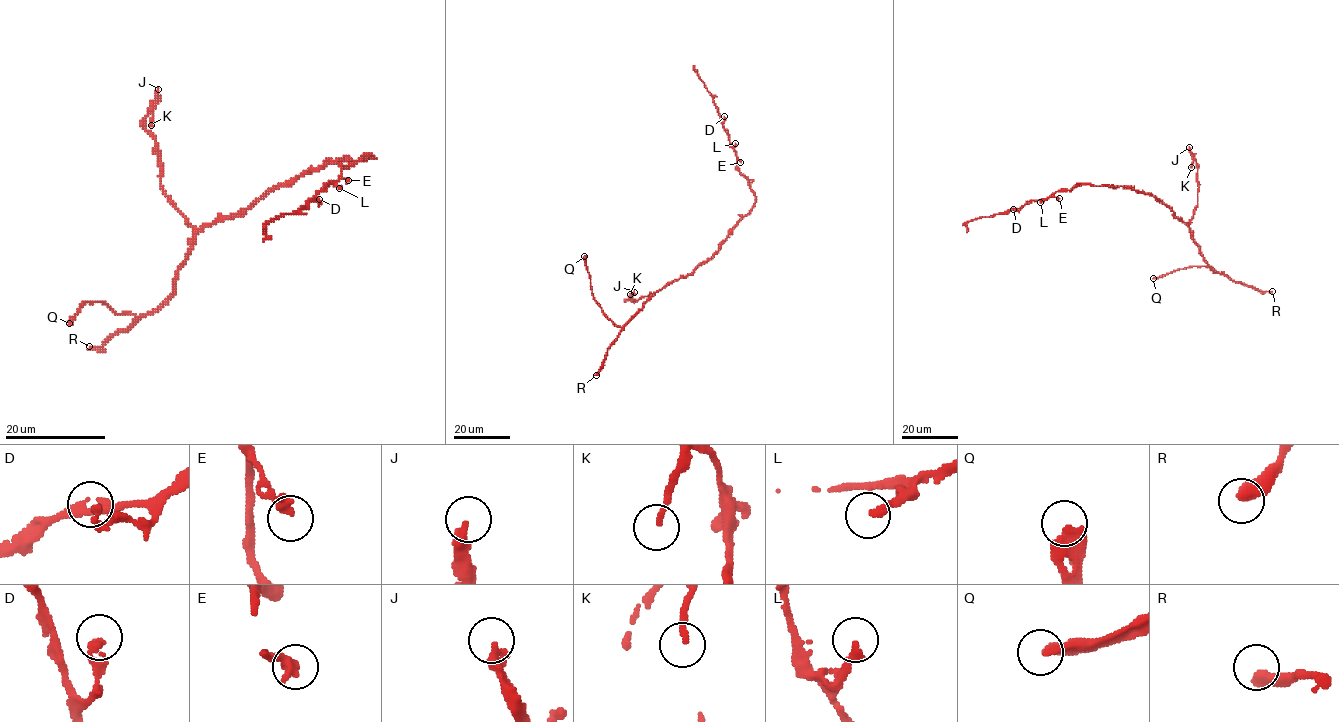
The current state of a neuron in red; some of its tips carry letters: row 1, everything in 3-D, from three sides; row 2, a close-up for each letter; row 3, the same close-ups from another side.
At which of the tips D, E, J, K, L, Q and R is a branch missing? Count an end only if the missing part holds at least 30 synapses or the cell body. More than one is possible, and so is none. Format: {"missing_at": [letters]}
{"missing_at": []}

